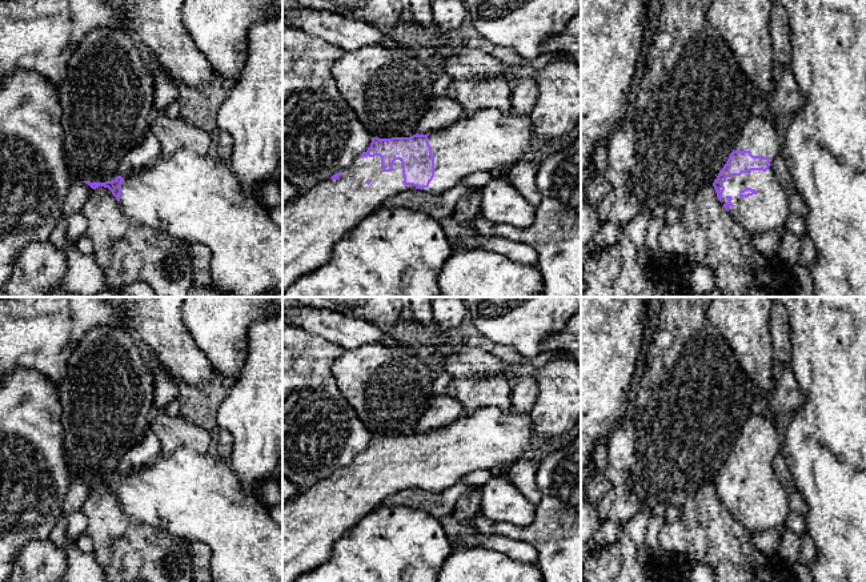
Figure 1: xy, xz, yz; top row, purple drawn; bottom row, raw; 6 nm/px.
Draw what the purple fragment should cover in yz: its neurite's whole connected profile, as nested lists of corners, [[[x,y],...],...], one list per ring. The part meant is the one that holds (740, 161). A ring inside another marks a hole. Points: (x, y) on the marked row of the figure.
[[[751,116],[713,182],[723,208],[749,236],[783,229],[791,213],[773,169],[781,152],[774,121]]]

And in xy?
[[[179,149],[128,177],[117,176],[105,182],[72,181],[64,198],[63,216],[80,213],[99,186],[112,192],[133,224],[189,244],[205,245],[212,253],[213,285],[229,297],[257,297],[268,290],[277,290],[282,296],[282,228],[272,221],[262,204],[242,192],[230,166],[215,154]]]

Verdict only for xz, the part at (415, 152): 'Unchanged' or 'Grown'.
Grown

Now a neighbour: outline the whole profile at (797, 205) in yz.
[[[781,154],[773,162],[774,173],[786,192],[787,204],[791,213],[805,218],[807,216],[807,206],[801,194],[797,192],[786,161]]]

